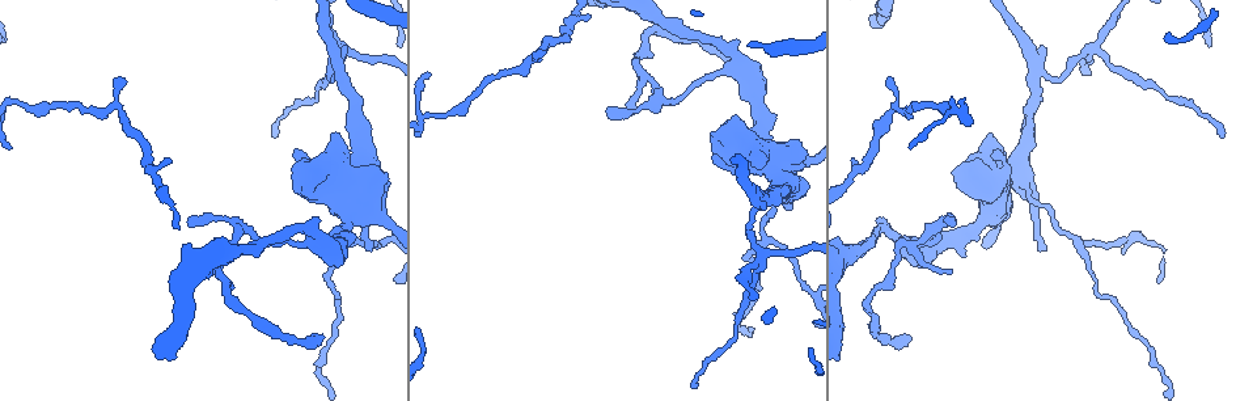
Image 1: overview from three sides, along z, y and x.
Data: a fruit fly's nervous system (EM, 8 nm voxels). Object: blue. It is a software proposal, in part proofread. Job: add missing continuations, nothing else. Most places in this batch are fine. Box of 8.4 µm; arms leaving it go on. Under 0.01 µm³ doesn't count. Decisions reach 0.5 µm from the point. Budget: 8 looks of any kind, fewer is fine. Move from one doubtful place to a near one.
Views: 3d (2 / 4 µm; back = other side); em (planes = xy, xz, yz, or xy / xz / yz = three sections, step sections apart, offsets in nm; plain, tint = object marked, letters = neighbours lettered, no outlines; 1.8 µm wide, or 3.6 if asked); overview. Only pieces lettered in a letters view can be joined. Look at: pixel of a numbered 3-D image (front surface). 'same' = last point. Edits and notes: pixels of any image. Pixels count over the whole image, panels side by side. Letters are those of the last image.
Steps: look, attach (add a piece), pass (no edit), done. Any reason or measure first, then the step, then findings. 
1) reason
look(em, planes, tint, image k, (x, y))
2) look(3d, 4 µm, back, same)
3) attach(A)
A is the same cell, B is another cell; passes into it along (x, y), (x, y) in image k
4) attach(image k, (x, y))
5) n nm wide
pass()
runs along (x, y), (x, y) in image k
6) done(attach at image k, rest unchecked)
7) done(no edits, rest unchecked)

sharp bend
look(3d, 4 µm, image 1, (775, 160))

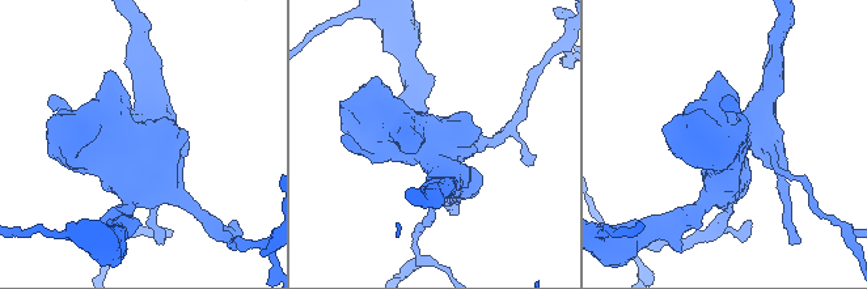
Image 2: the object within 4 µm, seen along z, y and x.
look(em, 3.6 µm, planes, letters, image 2, (142, 137))

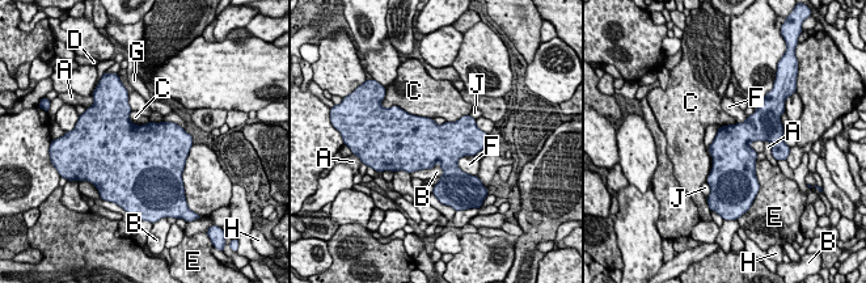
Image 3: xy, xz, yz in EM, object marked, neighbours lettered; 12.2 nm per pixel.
pass()
A, B, C, D, E, F, G, H and J are other cells; no lettered piece goes on from it

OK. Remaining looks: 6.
tapers out
look(3d, 2 µm, image 1, (789, 210))

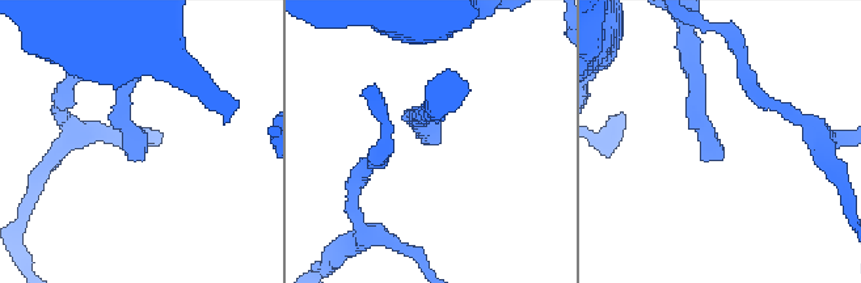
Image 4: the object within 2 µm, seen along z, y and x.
shape alone is not enough
look(em, 3.6 µm, planes, letters, image 4, (140, 160))

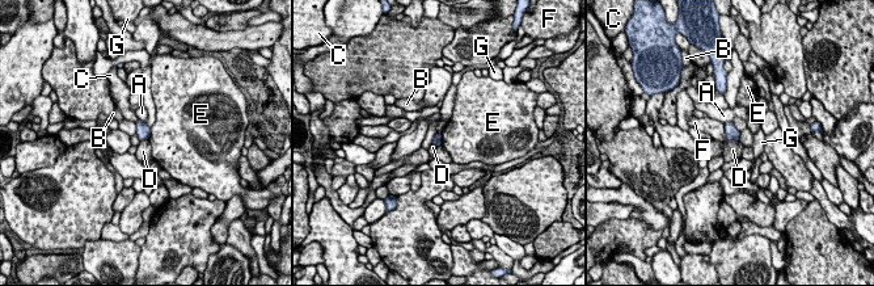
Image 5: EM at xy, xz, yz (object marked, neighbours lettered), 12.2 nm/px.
pass()
A, B, C, D, E, F and G are other cells; border along (726, 139), (738, 141) in image 5; none of them fits

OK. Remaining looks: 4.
tapers out
look(3d, 4 µm, image 1, (888, 81))

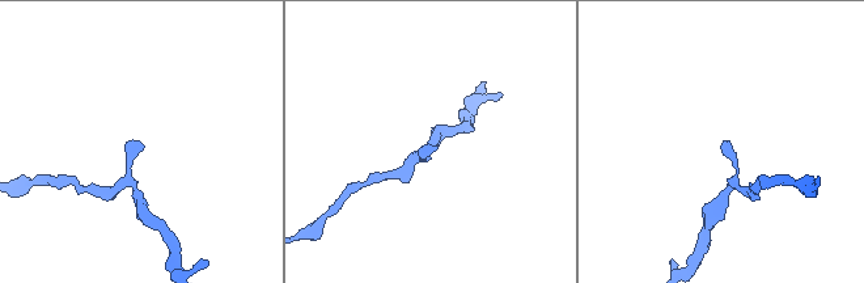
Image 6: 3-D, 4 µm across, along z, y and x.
now the EM
look(em, 3.6 µm, planes, letters, image 6, (723, 146))

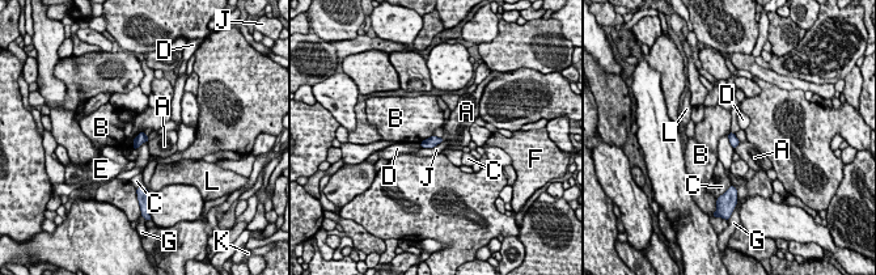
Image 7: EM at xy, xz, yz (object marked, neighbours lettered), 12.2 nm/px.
pass()
A, B, C, D, E, F, G, J, K and L are other cells; none of them fits

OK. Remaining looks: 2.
done(no edits, rest unchecked)

